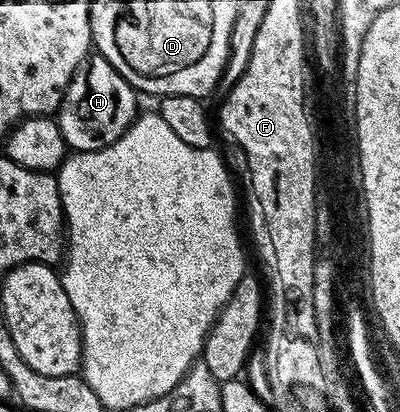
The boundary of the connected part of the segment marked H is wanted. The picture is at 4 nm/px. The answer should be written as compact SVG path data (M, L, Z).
M99 54L93 55L86 67L72 77L58 113L58 123L69 149L96 152L118 142L137 118L136 99L136 89L122 78L122 74L118 74L108 59Z

